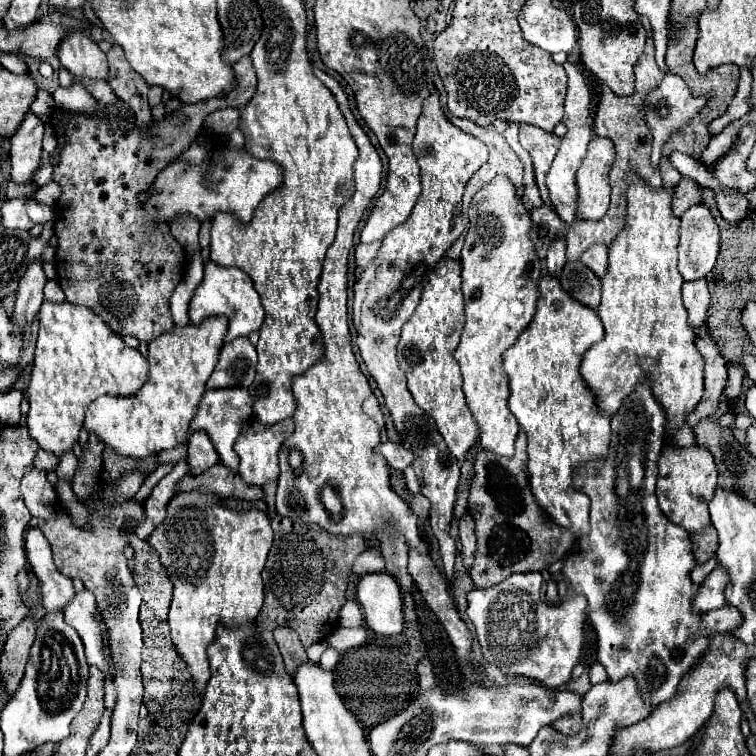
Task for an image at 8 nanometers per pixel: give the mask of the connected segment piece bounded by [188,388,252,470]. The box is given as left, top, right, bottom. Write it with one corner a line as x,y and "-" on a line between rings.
234,388
234,390
208,390
200,404
198,404
198,412
196,416
192,418
190,422
190,428
188,432
206,432
216,448
216,452
220,454
220,460
226,468
232,468
232,470
238,470
238,456
234,452
234,436
240,434
242,430
242,420
250,418
252,414
252,400
250,400
250,394
248,390
240,390
240,388

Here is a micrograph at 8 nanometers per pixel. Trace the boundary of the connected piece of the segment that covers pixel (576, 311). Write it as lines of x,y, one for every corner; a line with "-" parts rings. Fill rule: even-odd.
550,274
538,282
540,298
532,322
504,352
502,370
508,376
508,408
528,436
530,486
538,504
556,524
584,536
590,530
590,500
572,486
572,472
580,462
606,456
610,444
610,416
598,408
598,398
580,374
584,352
604,336
596,310
568,296

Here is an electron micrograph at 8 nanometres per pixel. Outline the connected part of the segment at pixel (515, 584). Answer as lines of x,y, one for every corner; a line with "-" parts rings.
540,572
514,574
490,588
474,588
468,594
468,618
472,620
484,658
498,666
504,674
528,676
540,680
548,688
562,688
570,680
570,672
582,650
582,628
586,620
586,598
572,596
568,600
548,604
540,594

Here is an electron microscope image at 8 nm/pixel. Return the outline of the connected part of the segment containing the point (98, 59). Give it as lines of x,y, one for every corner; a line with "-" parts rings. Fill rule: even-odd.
76,30
66,34
56,54
62,66
74,76
88,78
88,80
104,80
108,76
106,54
84,32

